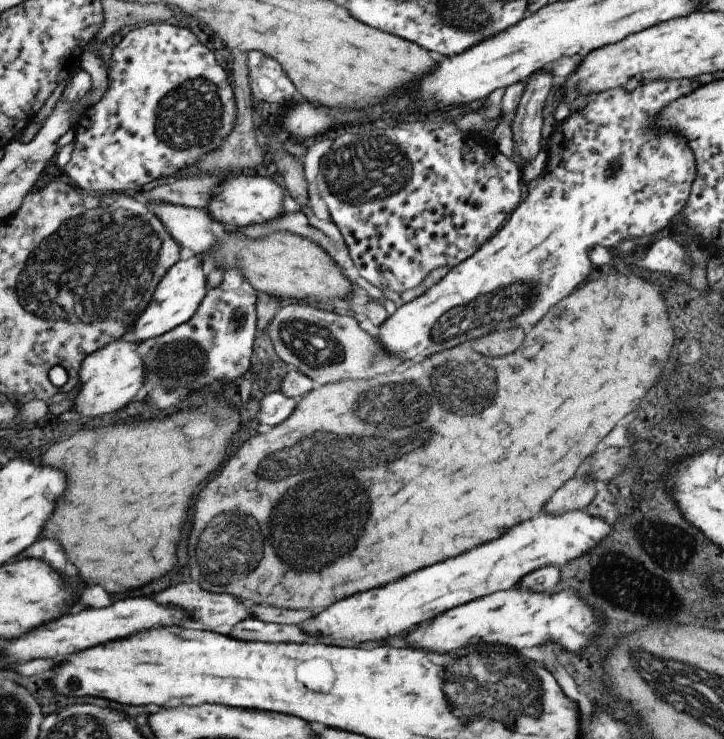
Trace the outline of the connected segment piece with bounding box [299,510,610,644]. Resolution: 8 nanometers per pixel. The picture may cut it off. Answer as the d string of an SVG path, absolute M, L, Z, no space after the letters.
M584 510L561 515L544 512L534 520L508 530L498 542L494 540L466 554L460 554L458 558L438 562L398 582L344 598L328 606L324 612L301 622L299 627L314 638L348 640L352 644L364 644L370 640L380 642L388 636L402 635L458 605L516 587L523 576L537 568L546 565L562 566L564 562L586 554L596 542L600 542L600 538L608 536L608 530L610 526L607 522L592 518Z

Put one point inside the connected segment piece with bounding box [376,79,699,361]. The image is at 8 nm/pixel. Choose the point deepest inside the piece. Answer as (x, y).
(609, 176)

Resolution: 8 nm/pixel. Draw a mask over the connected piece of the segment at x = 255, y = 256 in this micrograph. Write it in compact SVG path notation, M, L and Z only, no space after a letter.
M219 229L217 235L220 238L217 240L217 245L204 253L203 258L200 256L200 260L203 262L205 259L210 258L222 270L238 269L257 291L261 290L268 295L278 295L281 300L294 298L295 300L303 299L305 302L318 302L322 298L345 300L346 297L354 293L355 289L359 290L356 285L352 286L340 266L330 258L326 250L310 238L301 237L296 233L284 230L259 238L247 237L241 231L228 231L226 233L224 230Z

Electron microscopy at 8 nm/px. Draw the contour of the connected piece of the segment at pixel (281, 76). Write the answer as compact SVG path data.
M250 51L247 63L251 92L257 100L280 105L298 96L296 87L274 58L260 51Z

